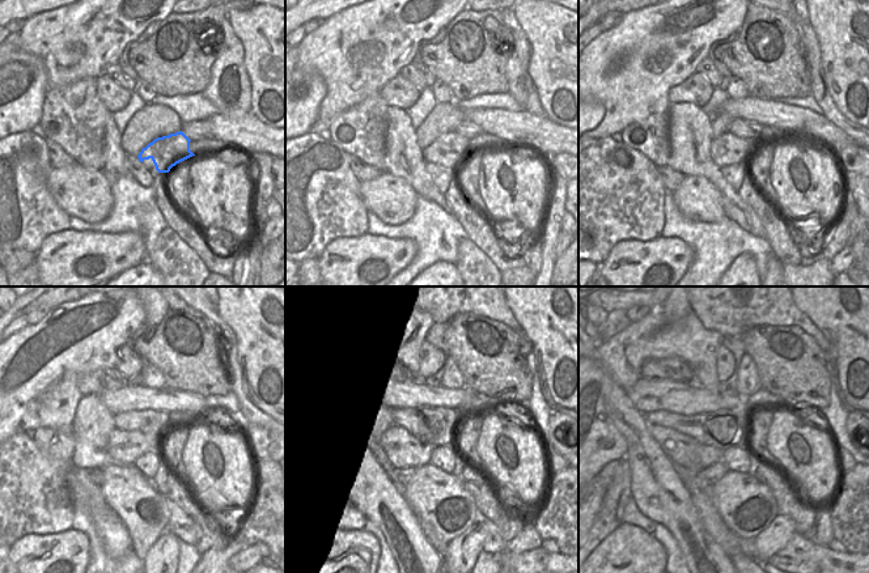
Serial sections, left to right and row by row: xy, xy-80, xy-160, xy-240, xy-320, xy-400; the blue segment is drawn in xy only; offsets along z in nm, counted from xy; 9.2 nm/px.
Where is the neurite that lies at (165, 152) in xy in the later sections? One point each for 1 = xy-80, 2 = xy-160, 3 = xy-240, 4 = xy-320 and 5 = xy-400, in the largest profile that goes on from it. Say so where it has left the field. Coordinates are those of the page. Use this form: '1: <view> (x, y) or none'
1: xy-80 (456, 148)
2: xy-160 (727, 149)
3: xy-240 (126, 446)
4: xy-320 (402, 449)
5: xy-400 (682, 449)

